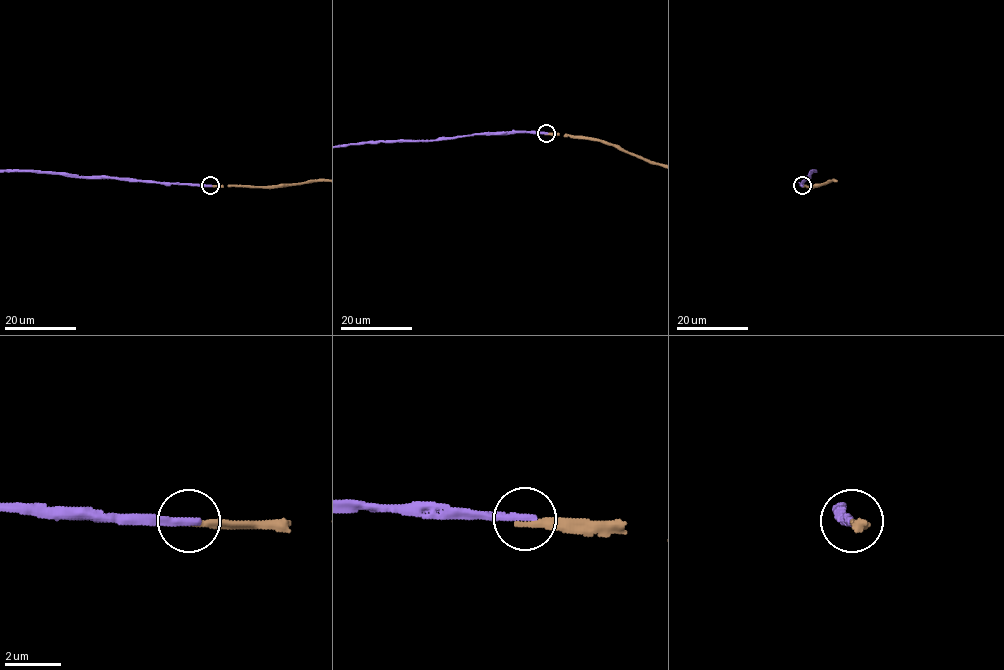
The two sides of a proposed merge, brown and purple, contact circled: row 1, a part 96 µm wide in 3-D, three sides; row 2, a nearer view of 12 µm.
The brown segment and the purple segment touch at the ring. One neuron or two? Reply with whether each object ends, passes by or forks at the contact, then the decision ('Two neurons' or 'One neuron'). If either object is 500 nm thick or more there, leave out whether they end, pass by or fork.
At the ring brown ends. At the ring purple ends. One neuron

